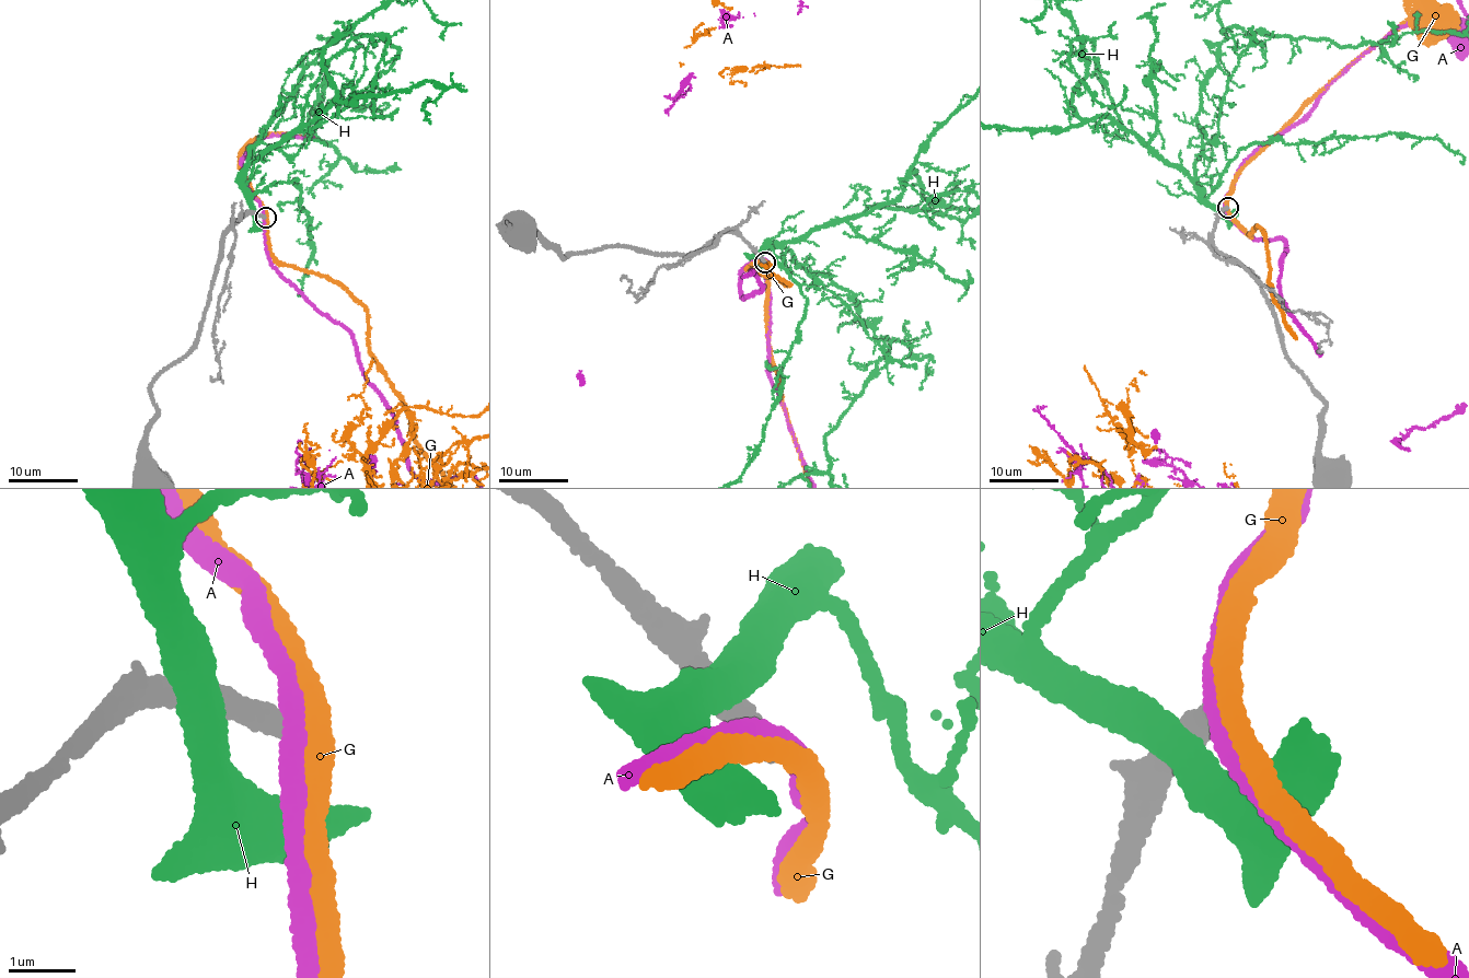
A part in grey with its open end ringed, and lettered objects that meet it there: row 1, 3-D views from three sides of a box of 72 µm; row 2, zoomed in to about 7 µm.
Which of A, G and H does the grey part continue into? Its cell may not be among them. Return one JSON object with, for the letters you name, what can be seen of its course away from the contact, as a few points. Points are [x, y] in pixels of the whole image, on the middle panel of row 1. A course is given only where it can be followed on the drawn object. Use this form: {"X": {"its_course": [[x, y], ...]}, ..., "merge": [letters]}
{"merge": []}

